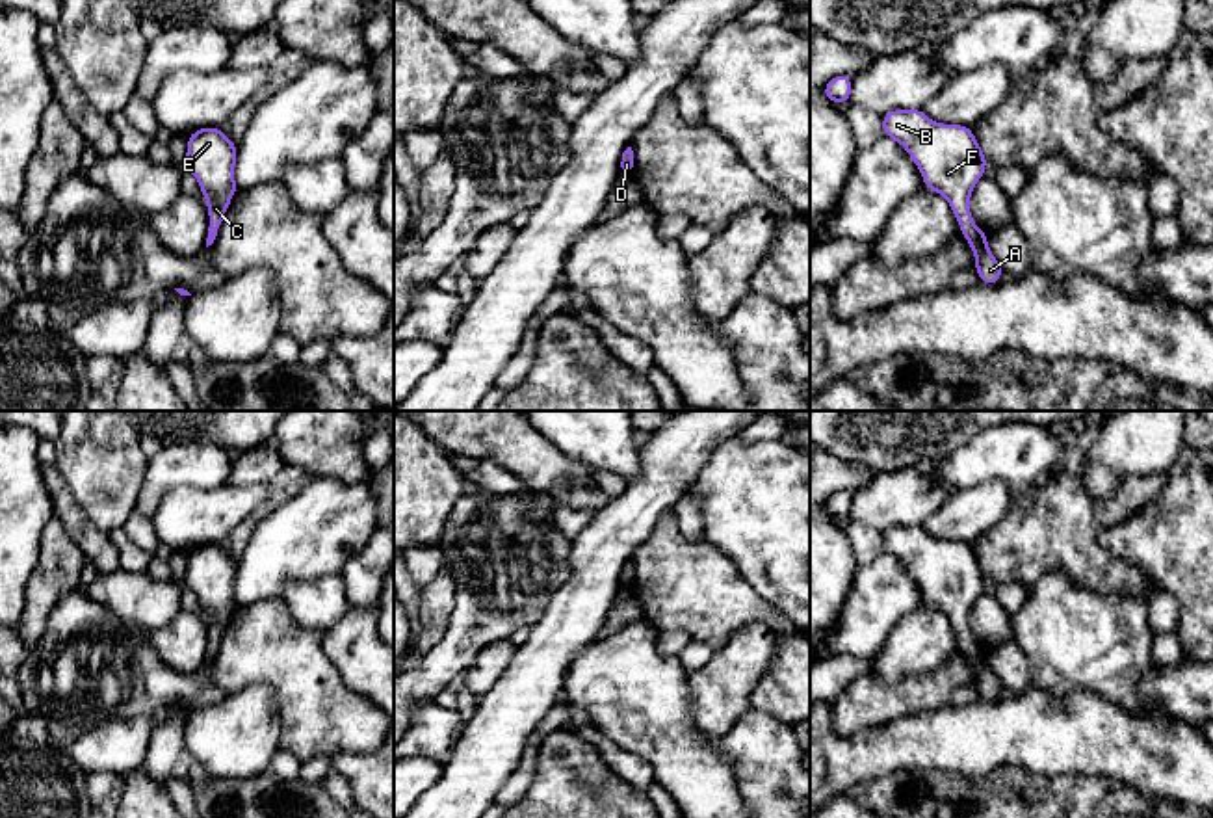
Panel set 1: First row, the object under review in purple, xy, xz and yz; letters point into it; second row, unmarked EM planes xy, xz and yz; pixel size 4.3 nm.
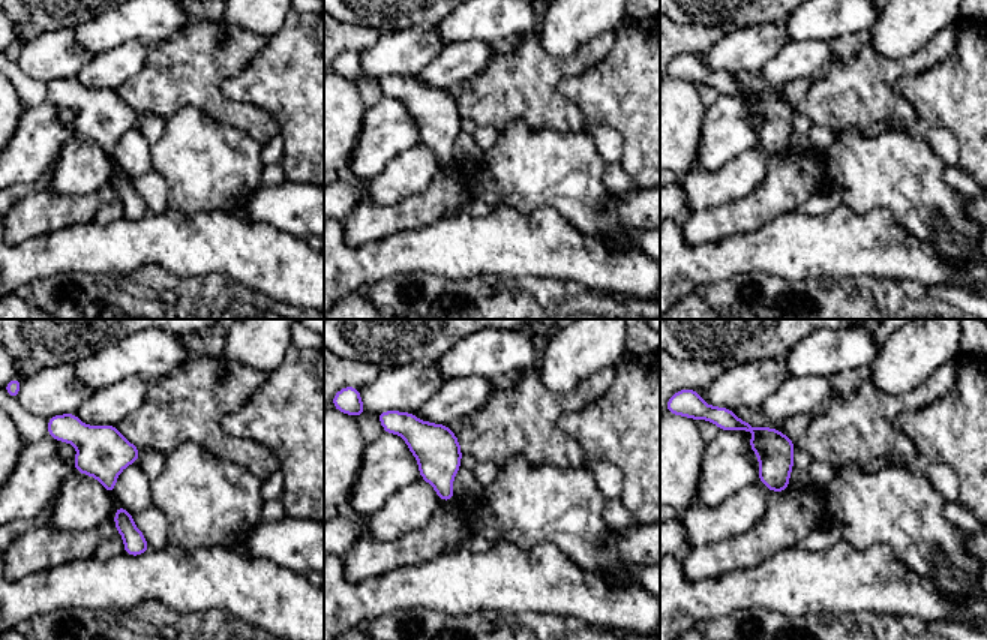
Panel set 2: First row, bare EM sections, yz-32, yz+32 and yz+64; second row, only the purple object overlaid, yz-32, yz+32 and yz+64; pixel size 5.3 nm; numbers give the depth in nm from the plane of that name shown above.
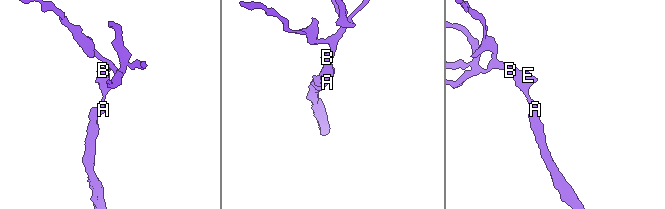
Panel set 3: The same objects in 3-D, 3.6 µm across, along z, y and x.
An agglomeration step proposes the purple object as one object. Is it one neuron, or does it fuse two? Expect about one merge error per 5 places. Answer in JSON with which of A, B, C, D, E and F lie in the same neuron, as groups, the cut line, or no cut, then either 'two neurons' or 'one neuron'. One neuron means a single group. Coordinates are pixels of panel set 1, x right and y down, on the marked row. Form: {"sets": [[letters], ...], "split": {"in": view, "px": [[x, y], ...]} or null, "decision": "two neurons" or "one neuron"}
{"sets": [["A", "B", "C", "D", "E", "F"]], "split": null, "decision": "one neuron"}

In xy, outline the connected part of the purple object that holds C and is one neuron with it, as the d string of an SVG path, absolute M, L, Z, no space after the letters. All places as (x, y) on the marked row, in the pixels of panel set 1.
M206 126L188 136L188 154L182 169L195 175L208 203L208 238L214 244L221 219L236 193L234 182L236 143L219 128Z

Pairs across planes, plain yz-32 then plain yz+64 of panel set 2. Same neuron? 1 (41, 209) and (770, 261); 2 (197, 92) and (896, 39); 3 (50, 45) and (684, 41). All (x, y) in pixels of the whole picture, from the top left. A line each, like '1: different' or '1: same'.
1: different
2: different
3: different

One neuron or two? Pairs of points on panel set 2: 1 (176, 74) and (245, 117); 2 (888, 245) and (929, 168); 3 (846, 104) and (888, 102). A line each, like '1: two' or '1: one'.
1: one
2: two
3: one

